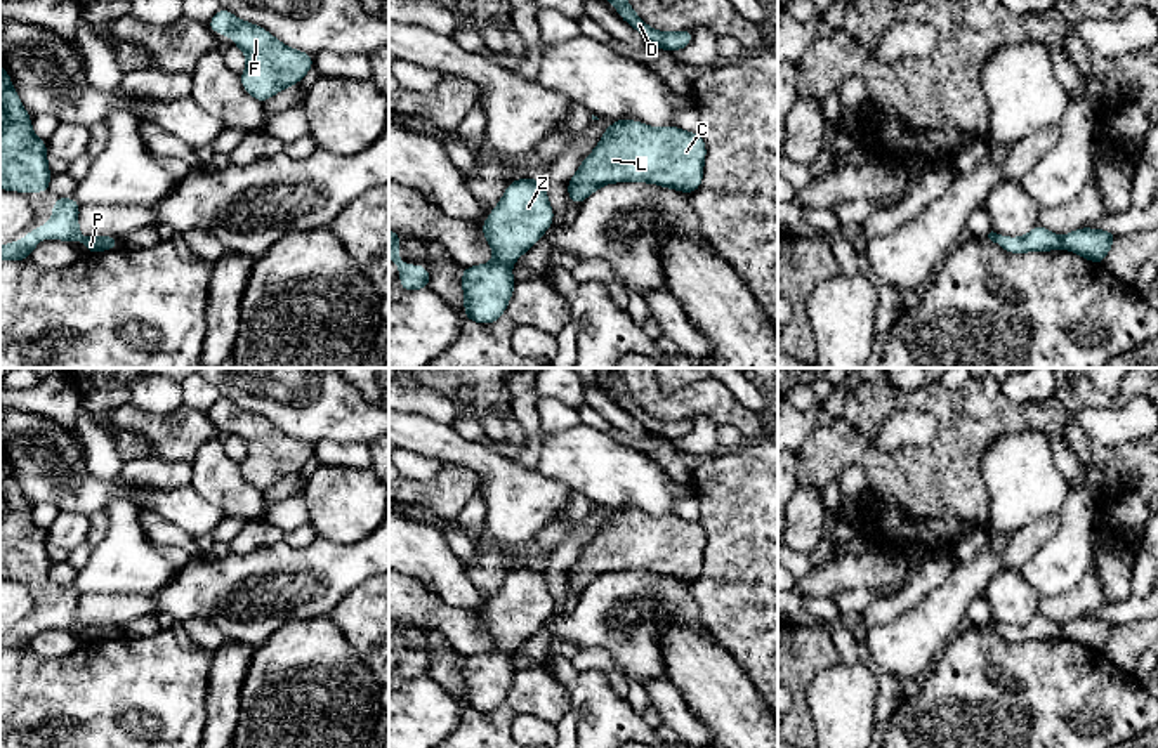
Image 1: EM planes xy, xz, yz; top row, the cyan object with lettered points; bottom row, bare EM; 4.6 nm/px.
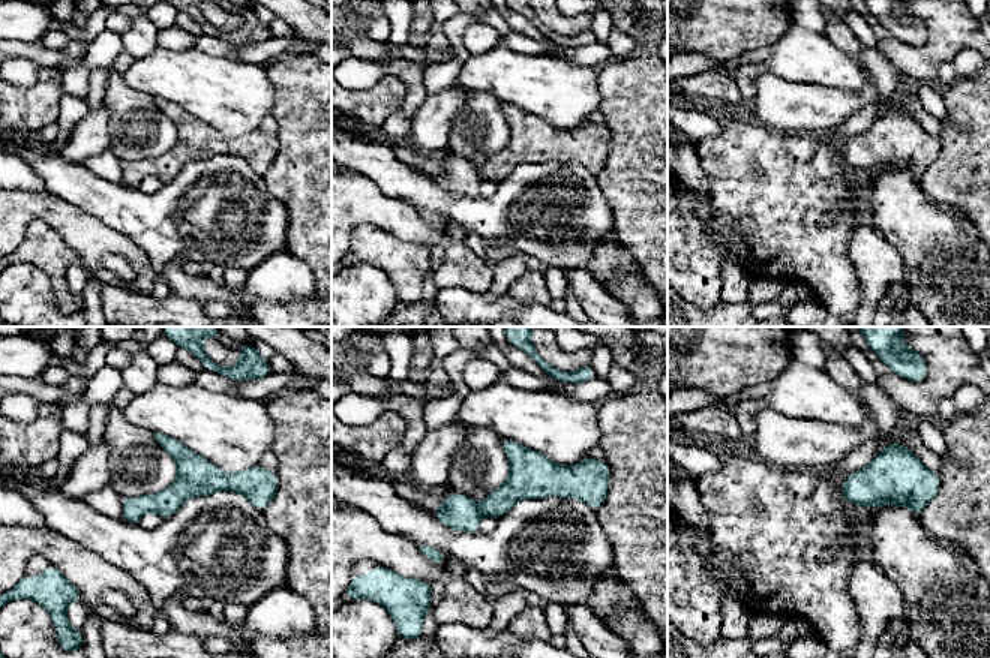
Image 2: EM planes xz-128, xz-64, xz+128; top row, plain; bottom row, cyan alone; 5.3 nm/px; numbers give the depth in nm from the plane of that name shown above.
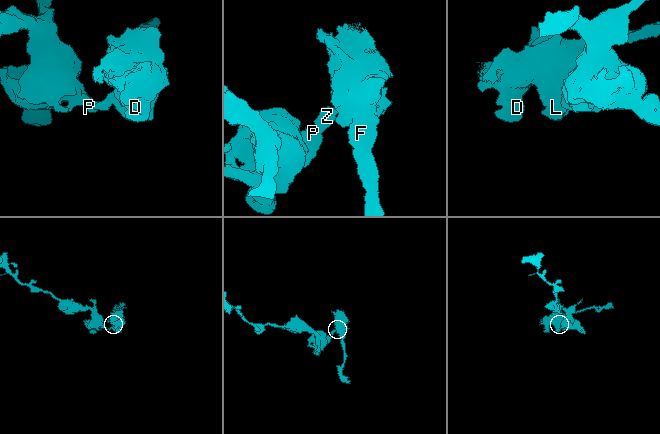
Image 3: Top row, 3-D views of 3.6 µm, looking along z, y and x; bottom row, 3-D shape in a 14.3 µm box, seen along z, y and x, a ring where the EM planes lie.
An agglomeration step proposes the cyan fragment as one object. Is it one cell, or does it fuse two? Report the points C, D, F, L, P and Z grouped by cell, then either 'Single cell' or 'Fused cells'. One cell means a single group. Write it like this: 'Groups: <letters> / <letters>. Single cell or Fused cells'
Groups: C D F L Z / P. Fused cells

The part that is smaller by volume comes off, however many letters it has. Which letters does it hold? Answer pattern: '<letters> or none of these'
C, D, F, L, Z

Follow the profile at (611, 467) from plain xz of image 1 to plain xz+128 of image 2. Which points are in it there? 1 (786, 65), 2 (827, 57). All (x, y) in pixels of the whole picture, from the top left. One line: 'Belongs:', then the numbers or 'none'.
Belongs: 1, 2

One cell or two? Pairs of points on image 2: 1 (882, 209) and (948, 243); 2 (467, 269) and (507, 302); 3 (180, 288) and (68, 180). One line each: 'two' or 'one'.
1: one
2: two
3: two

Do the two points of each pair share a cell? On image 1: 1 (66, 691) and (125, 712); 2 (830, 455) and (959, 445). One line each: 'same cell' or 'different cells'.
1: same cell
2: same cell

